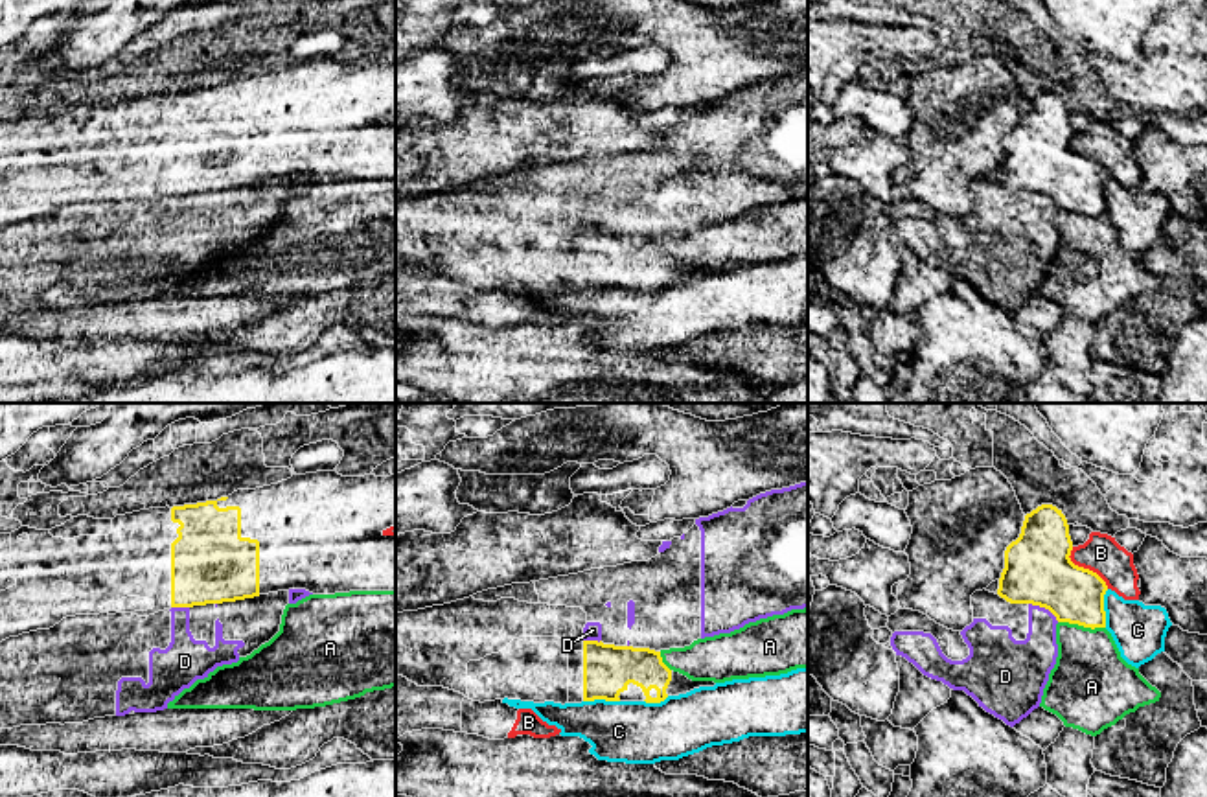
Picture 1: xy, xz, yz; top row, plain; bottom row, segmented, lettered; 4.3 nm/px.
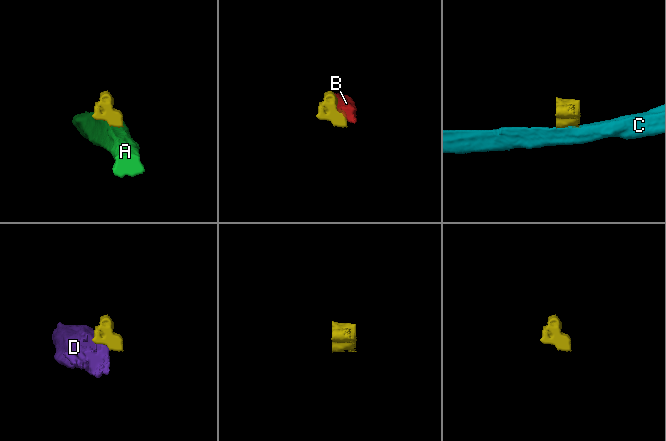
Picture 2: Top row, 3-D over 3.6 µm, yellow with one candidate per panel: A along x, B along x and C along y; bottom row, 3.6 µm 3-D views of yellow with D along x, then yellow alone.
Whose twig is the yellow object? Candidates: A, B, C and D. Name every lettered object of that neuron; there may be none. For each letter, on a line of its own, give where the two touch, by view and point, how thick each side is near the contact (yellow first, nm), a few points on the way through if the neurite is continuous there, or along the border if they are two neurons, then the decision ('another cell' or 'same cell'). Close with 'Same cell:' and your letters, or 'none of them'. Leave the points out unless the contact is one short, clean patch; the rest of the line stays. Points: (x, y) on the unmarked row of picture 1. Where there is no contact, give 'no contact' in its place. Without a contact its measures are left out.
A: meets yellow in yz at (1082, 212); 240 nm thick on the yellow side, 340 nm on the other; border along yz (1058, 208), (1104, 216); another cell
B: meets yellow in yz at (1082, 155); 300 nm thick on the yellow side, 170 nm on the other; border along yz (1071, 135), (1069, 146), (1092, 157), (1108, 175); another cell
C: meets yellow in yz at (1103, 196); 240 nm thick on the yellow side, 220 nm on the other; border along yz (1108, 177), (1104, 183), (1104, 214); another cell
D: meets yellow in yz at (1044, 194); 300 nm thick on the yellow side, 200 nm on the other; border along yz (1029, 190), (1046, 196), (1058, 208); another cell
Same cell: none of them

